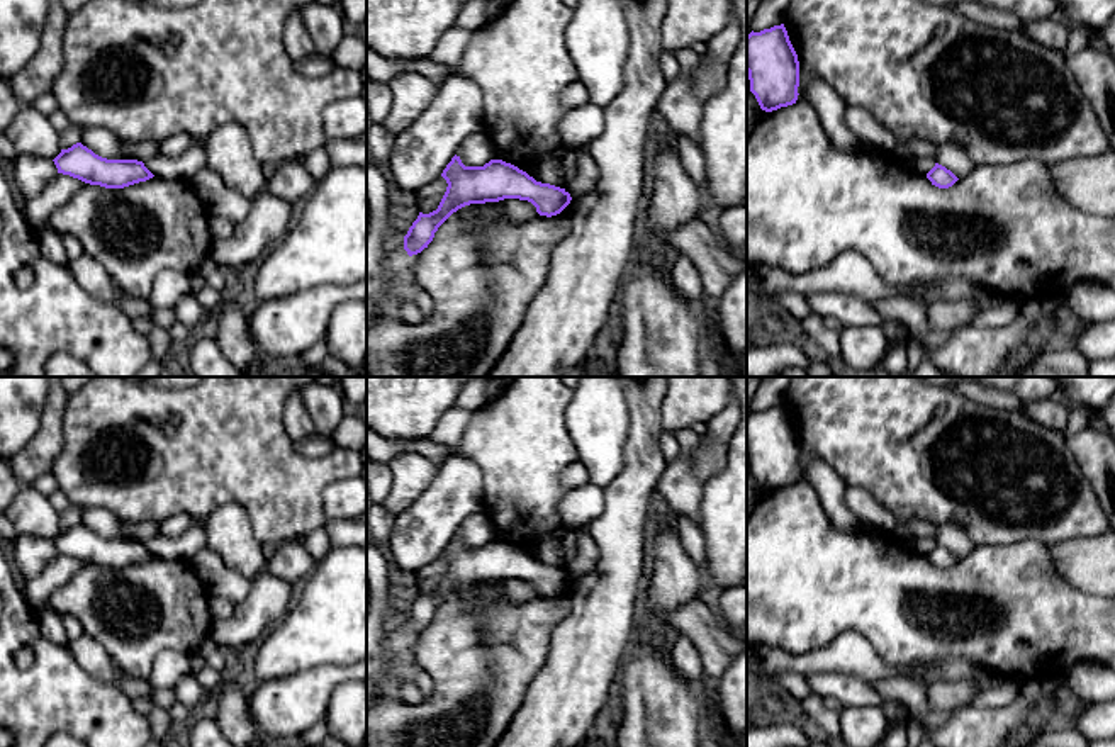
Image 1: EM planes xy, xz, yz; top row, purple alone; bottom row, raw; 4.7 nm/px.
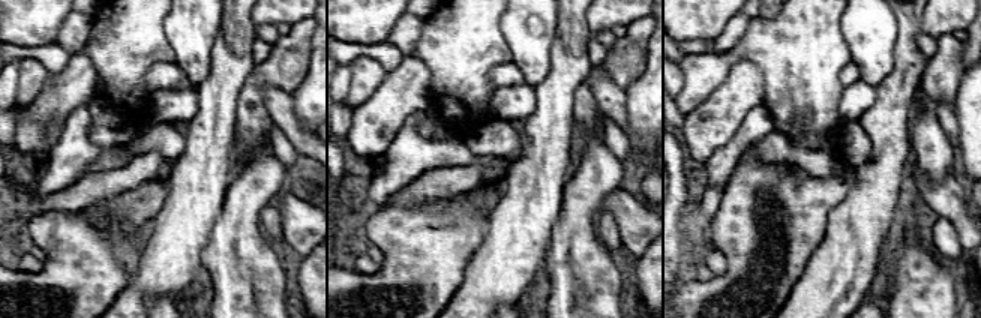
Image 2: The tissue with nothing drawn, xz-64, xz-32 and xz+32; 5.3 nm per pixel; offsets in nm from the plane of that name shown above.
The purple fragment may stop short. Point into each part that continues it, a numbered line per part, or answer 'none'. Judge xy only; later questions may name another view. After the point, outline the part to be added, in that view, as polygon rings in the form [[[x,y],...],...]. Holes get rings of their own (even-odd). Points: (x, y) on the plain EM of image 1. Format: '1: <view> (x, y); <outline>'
none

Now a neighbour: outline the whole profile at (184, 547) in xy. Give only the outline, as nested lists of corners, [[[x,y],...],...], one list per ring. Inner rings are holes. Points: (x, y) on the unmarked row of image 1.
[[[195,521],[183,535],[168,538],[156,535],[144,542],[144,547],[160,559],[166,560],[190,560],[200,548],[207,547],[204,523]]]

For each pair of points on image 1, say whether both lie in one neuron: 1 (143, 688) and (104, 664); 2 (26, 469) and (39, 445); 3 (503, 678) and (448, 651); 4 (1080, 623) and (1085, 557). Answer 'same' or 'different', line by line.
1: same
2: same
3: same
4: different

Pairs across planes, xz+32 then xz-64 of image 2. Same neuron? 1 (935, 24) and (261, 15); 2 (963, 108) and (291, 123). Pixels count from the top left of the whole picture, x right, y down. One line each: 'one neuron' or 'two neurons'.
1: one neuron
2: two neurons

